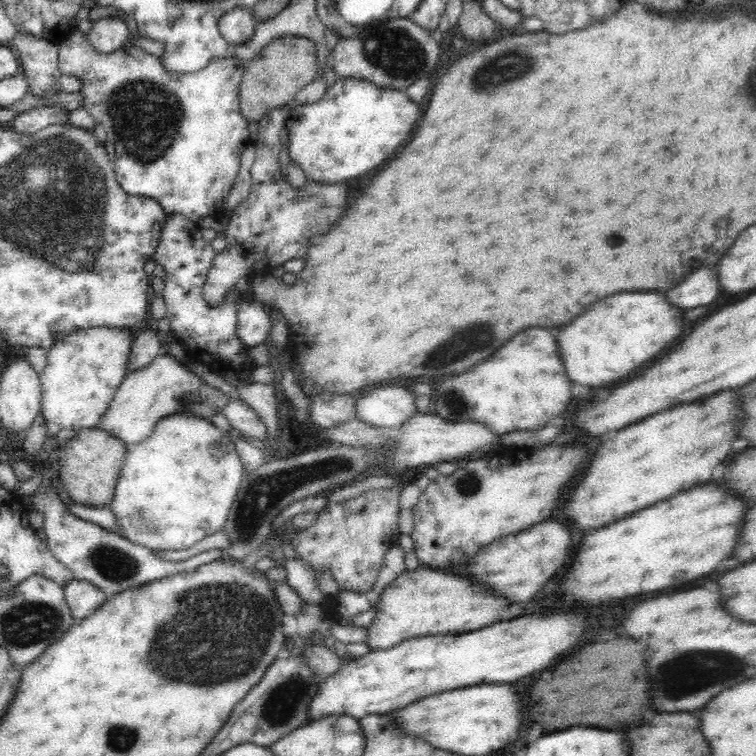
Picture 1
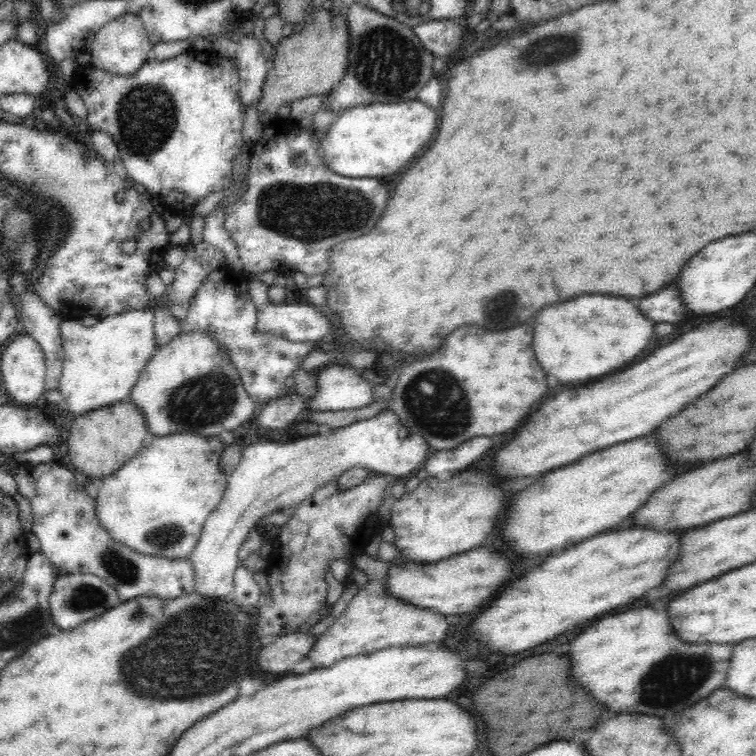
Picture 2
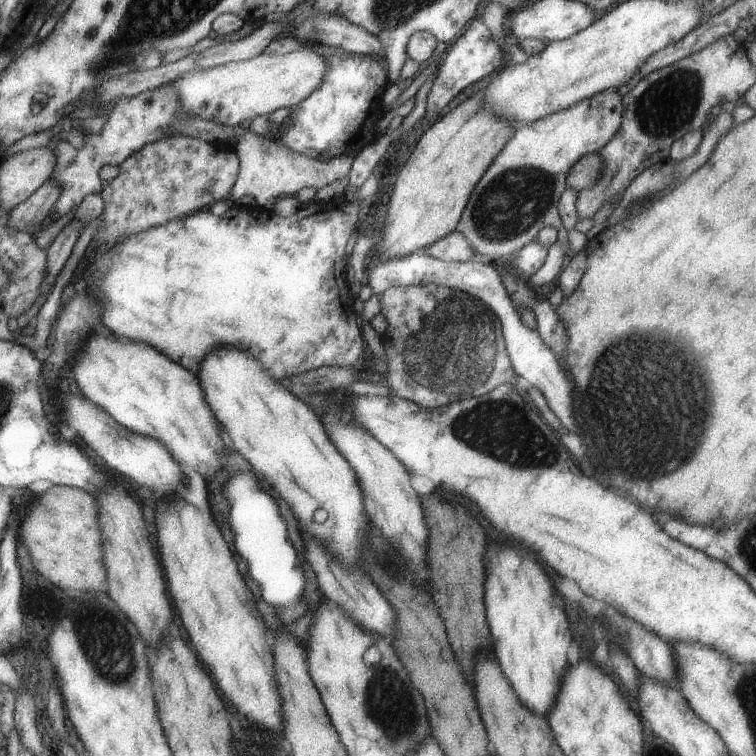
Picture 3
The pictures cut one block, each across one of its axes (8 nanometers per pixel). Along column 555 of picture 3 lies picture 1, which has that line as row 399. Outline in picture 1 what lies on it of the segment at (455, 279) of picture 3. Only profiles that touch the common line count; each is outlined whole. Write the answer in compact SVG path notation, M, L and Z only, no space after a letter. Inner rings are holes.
M375 385L355 398L358 419L374 427L402 428L418 414L416 394L402 386Z

